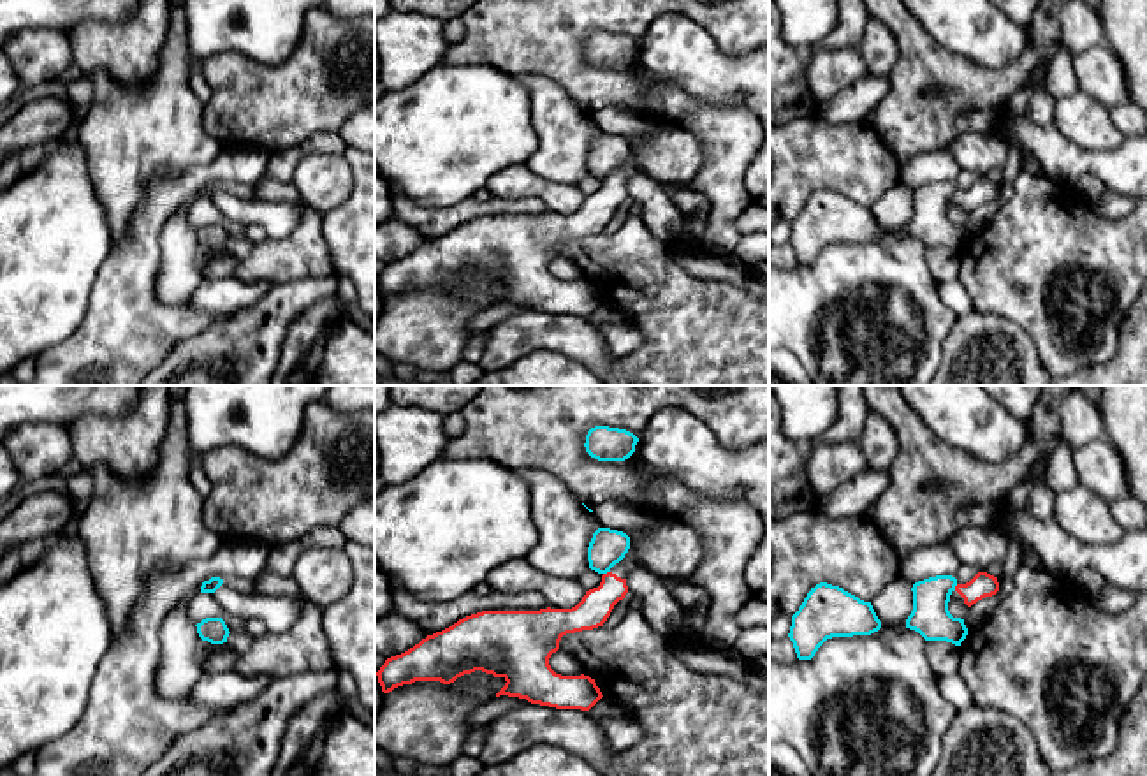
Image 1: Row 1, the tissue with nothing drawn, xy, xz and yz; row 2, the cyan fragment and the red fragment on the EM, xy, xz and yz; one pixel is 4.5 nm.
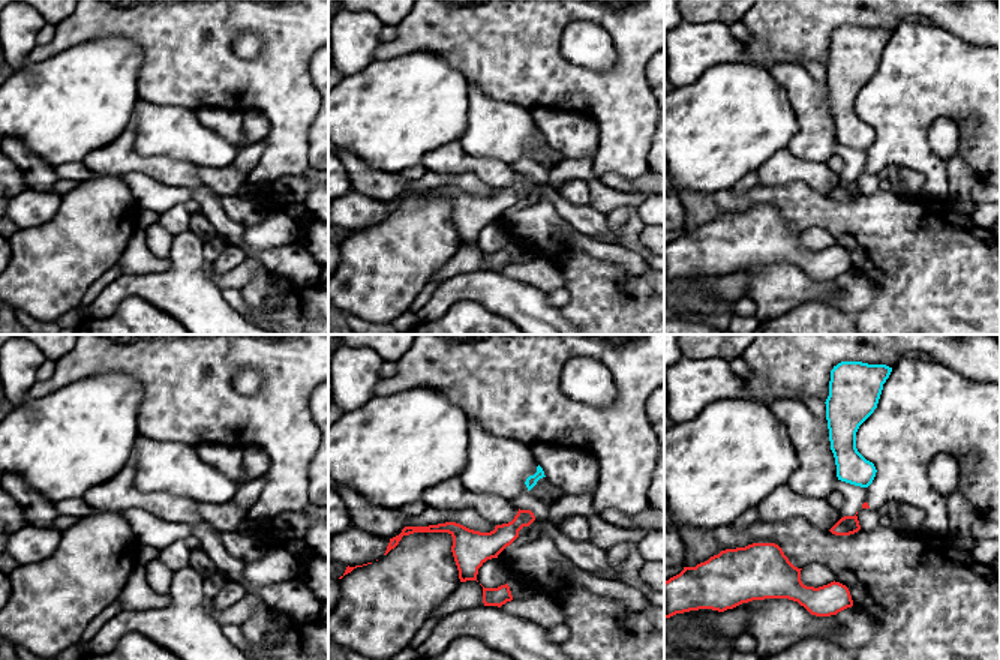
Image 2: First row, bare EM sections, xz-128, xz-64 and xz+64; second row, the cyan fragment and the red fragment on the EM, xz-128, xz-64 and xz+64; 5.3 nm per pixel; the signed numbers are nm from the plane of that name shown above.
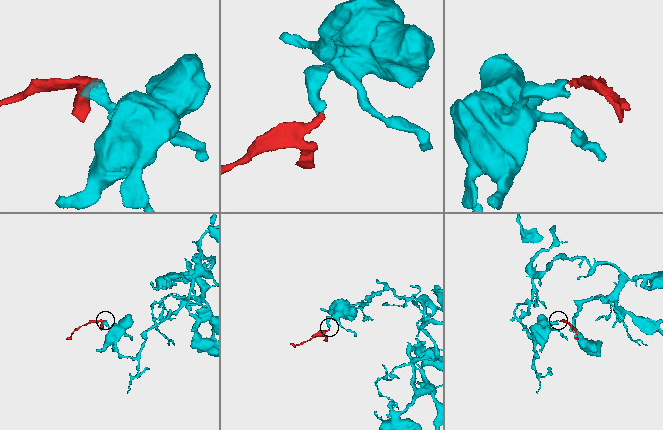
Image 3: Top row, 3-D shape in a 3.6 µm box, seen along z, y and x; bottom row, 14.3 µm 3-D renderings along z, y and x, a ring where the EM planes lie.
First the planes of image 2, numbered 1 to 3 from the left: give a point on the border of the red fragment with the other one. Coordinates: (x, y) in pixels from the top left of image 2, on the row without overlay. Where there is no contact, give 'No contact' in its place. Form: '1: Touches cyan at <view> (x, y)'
1: No contact
2: No contact
3: No contact

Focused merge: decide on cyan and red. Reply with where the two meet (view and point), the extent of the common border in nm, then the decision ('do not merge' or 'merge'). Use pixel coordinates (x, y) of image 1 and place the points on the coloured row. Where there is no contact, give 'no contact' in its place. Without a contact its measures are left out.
contact xz (606, 572); length 40 nm; do not merge

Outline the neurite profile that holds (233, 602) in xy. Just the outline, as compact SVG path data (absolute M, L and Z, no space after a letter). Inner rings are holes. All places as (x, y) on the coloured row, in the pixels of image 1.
M225 582L213 597L223 612L245 619L260 619L271 633L289 632L301 612L301 600L296 597L245 595Z

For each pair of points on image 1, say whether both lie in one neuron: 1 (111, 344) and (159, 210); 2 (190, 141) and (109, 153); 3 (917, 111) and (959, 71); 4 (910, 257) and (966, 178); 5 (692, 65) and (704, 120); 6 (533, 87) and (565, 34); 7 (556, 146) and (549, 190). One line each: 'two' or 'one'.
1: one
2: one
3: one
4: two
5: two
6: two
7: two

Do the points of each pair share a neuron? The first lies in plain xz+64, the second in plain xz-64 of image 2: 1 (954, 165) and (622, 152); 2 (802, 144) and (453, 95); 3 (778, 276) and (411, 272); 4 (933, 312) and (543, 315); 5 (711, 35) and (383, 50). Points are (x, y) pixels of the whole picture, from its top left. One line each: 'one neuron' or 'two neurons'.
1: one neuron
2: two neurons
3: two neurons
4: two neurons
5: two neurons

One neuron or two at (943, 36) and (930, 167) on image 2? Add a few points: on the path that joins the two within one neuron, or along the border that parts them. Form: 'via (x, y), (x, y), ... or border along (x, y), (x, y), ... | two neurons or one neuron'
via (927, 69), (915, 83), (915, 134) | one neuron

